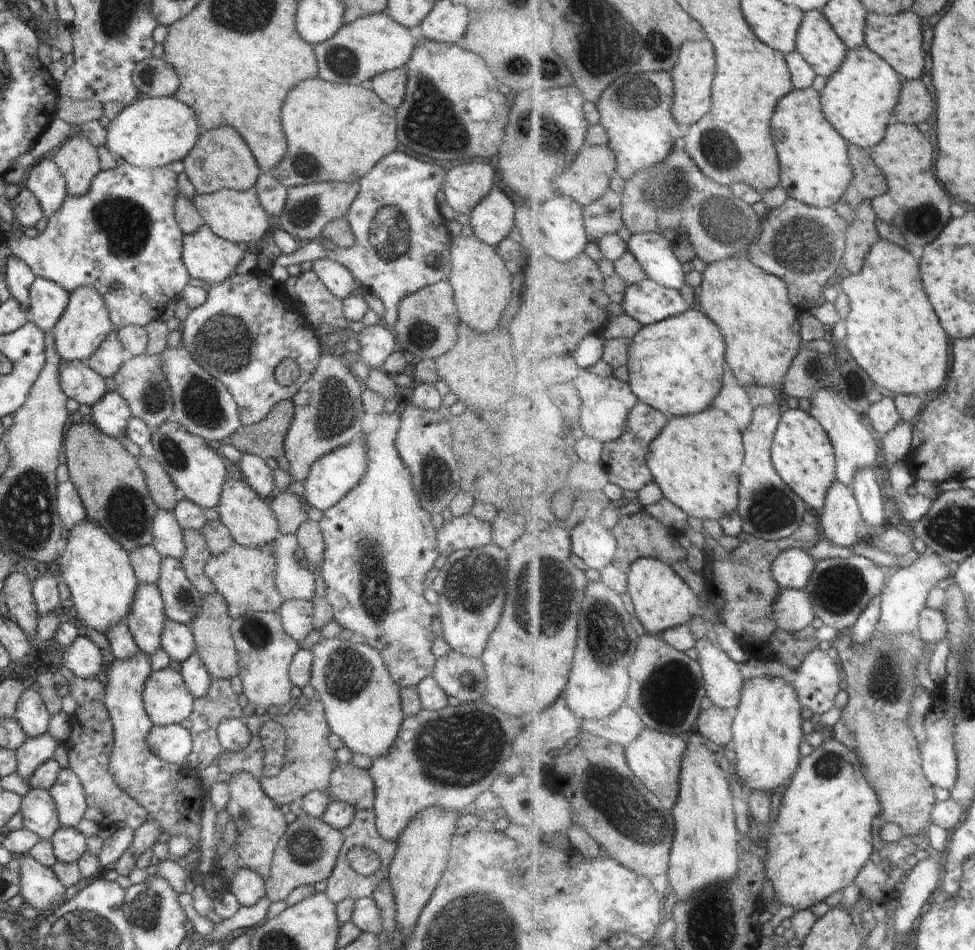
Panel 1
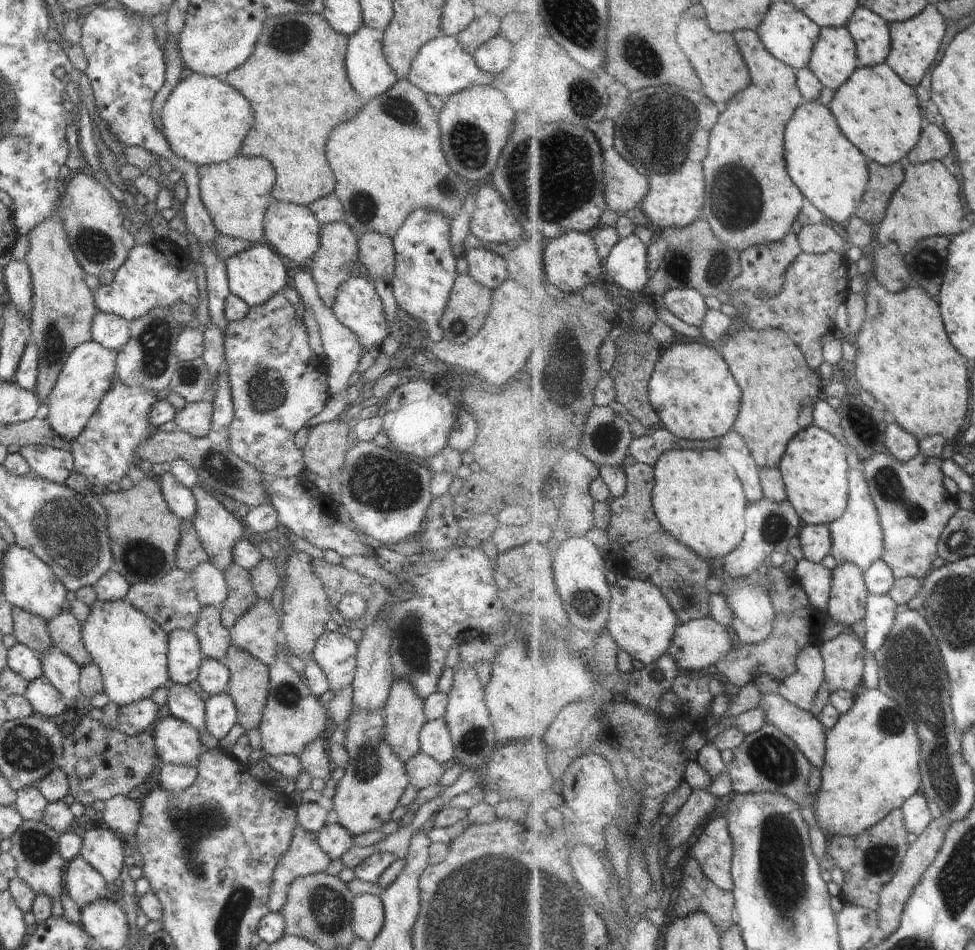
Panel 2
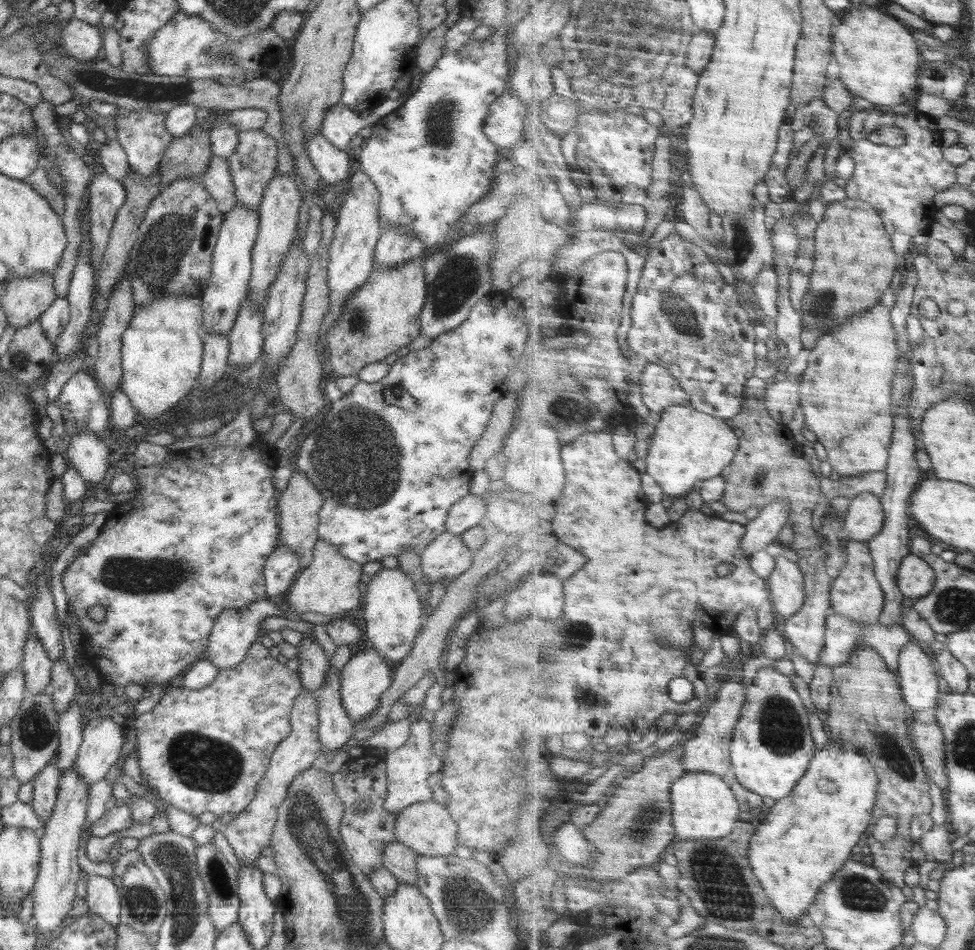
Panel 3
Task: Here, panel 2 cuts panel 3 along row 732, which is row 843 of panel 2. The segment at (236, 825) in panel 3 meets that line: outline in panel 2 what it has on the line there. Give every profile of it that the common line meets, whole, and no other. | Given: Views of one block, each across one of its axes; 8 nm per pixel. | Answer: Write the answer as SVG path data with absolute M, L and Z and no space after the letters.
M296 824L288 850L273 868L268 910L279 912L286 902L289 884L295 878L324 872L331 861L317 843L317 833L307 831Z

